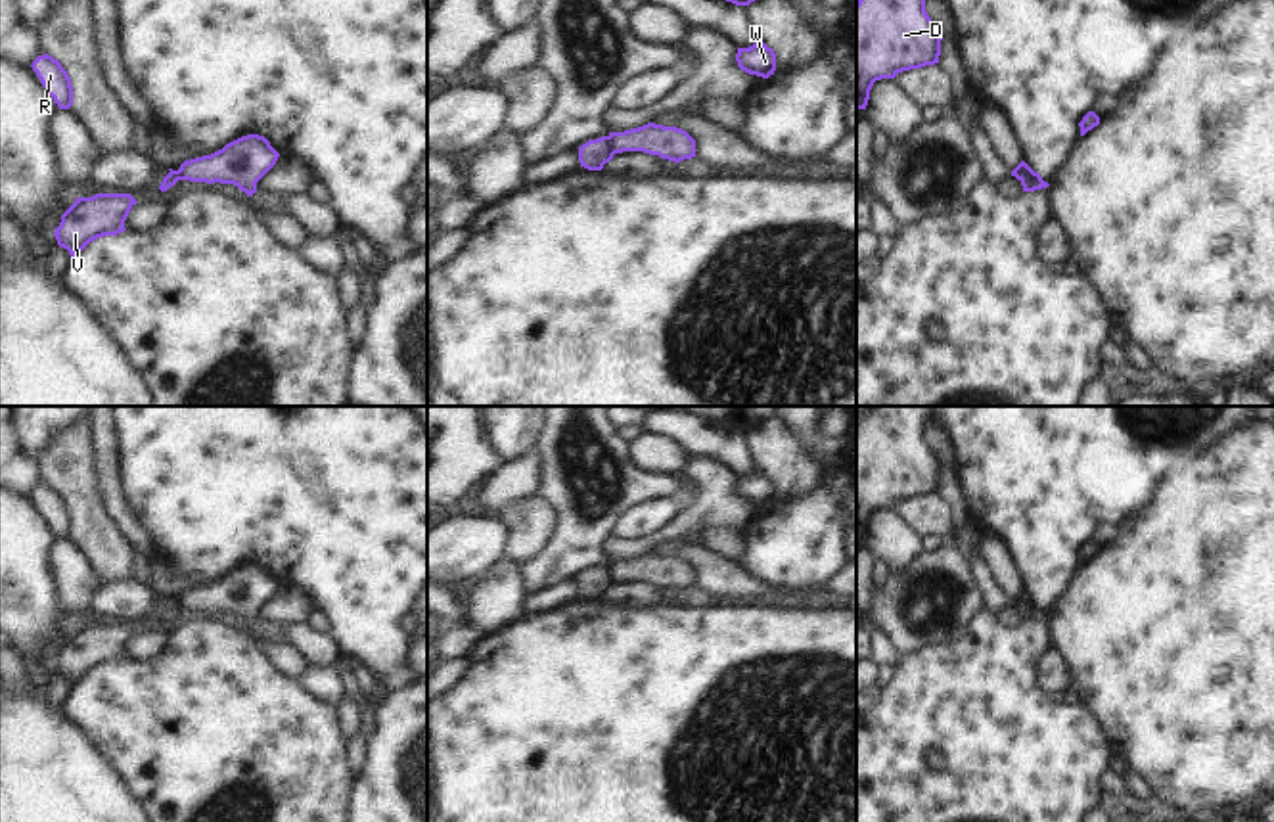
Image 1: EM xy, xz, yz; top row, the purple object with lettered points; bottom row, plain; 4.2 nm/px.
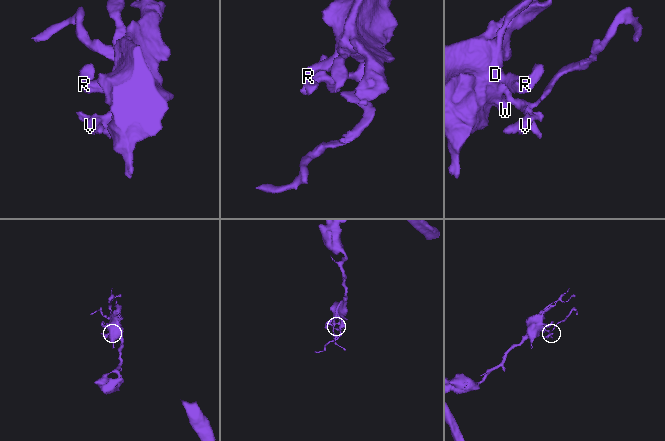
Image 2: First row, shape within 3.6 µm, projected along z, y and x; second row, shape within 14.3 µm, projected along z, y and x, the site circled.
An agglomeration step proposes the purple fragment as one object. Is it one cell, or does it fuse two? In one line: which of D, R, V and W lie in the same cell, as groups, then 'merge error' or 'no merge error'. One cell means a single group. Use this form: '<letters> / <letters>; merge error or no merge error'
D R W / V; merge error

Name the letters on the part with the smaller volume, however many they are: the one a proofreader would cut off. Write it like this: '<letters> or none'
V.

